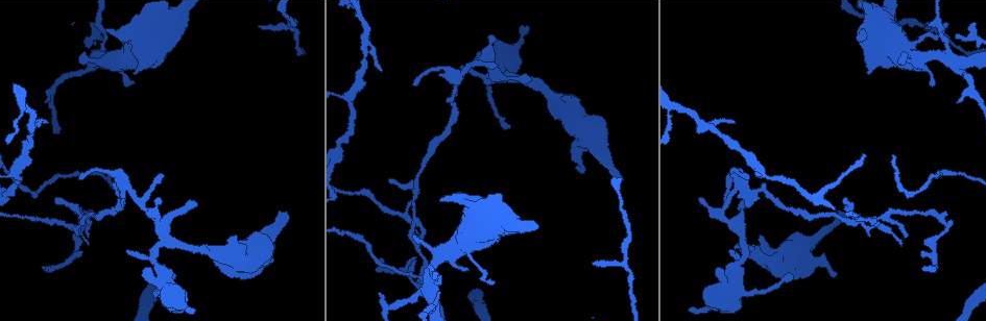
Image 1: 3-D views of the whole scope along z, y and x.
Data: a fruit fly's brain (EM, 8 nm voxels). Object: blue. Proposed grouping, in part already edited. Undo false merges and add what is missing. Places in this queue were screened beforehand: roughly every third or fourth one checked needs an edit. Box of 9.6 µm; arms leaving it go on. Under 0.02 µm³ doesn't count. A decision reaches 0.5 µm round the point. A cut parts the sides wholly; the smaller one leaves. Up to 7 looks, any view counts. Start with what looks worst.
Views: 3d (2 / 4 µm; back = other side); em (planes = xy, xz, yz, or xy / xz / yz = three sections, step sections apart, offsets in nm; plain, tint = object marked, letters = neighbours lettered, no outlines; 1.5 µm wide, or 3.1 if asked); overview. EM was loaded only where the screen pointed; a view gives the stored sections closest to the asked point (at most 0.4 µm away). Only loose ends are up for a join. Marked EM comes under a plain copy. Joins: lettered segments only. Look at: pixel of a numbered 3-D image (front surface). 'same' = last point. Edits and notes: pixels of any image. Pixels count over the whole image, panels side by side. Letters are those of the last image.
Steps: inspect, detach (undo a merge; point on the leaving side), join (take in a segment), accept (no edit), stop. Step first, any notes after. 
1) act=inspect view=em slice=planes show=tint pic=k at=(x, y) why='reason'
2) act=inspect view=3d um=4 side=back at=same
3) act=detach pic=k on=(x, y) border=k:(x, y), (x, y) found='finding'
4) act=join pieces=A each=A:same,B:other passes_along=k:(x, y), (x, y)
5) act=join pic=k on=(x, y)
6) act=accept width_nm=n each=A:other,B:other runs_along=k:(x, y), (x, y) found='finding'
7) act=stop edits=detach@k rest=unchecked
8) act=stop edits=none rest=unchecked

act=inspect view=em slice=planes show=letters pic=1 at=(81, 221) why='two arms in line, one across'

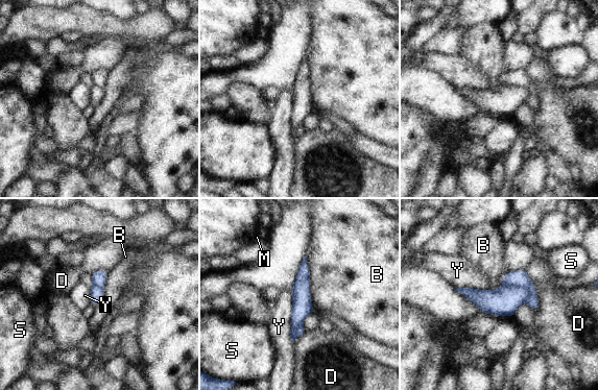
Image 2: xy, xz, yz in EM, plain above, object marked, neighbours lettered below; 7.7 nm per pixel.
act=detach pic=2 on=(504, 301) each=B:other,D:other,M:other,S:other,Y:other border=2:(504, 284), (525, 288), (527, 300) found='two cells meet here'

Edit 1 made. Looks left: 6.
act=inspect view=overview why='redraw'

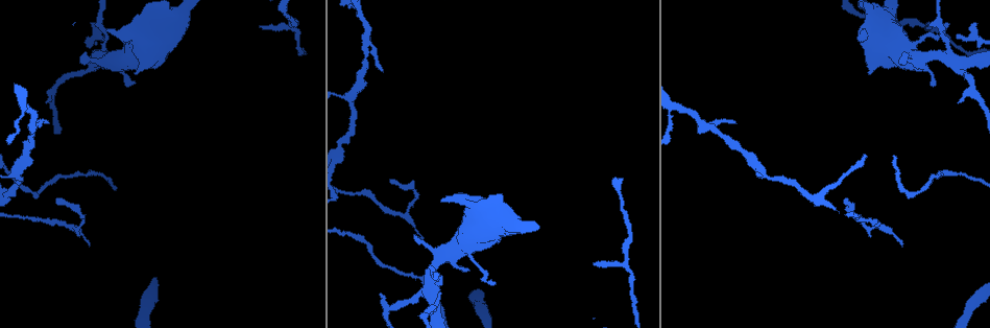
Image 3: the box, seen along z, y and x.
act=inspect view=3d um=4 pic=3 at=(947, 26) why='an open end'

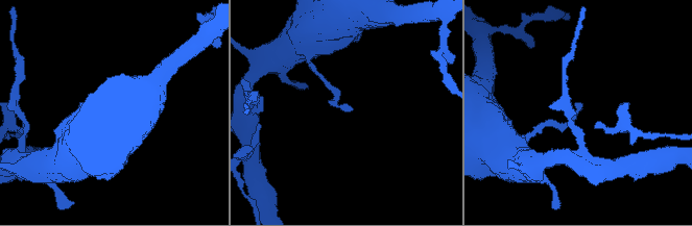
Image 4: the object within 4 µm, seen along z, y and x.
act=inspect view=em slice=planes show=letters pic=4 at=(578, 107) why='shape alone is not enough'

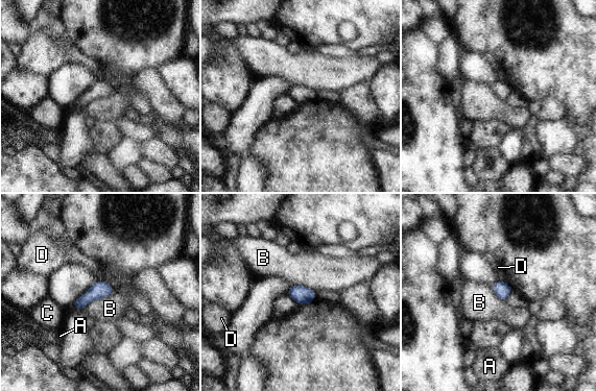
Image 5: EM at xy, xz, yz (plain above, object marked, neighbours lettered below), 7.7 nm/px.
act=accept each=A:other,B:other,C:other,D:other border=5:(115, 290), (85, 308) found='none of them fits'

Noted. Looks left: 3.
act=stop edits=detach@2 rest=unchecked

